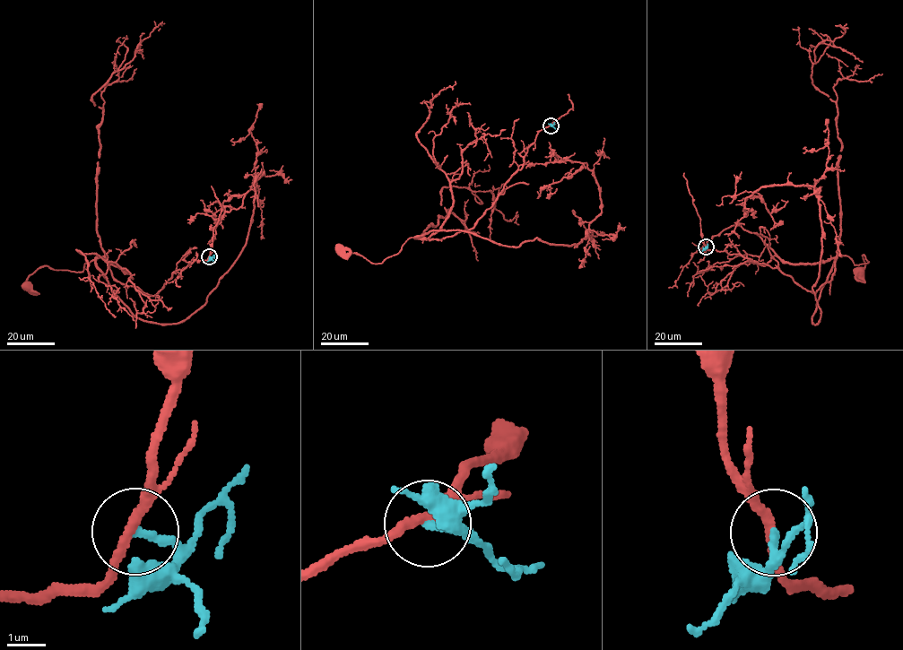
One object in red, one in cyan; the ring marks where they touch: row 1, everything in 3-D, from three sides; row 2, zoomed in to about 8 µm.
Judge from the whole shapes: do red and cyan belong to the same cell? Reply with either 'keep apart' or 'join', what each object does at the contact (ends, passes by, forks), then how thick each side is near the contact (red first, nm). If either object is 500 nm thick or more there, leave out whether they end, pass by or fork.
keep apart; red passes by; cyan ends; calibres 240 and 180 nm

